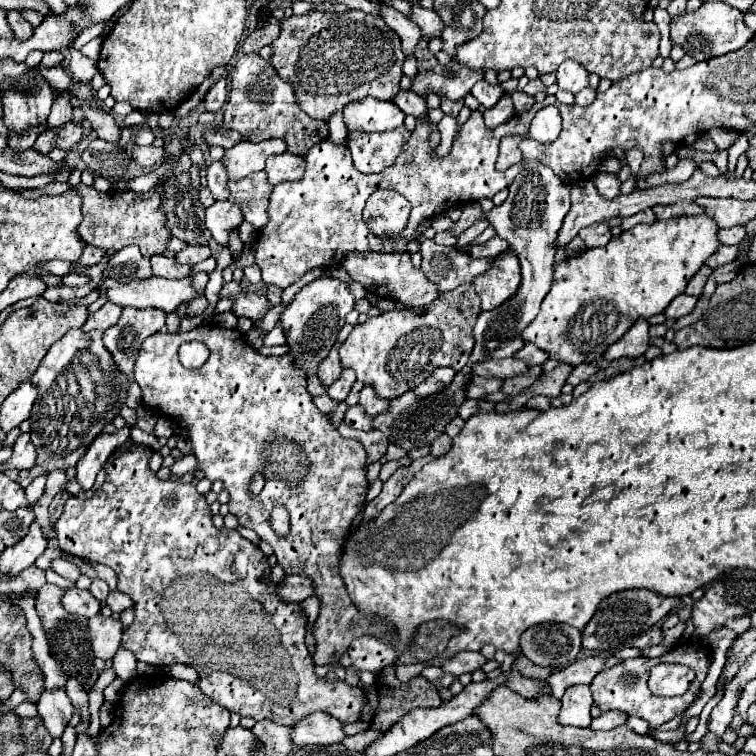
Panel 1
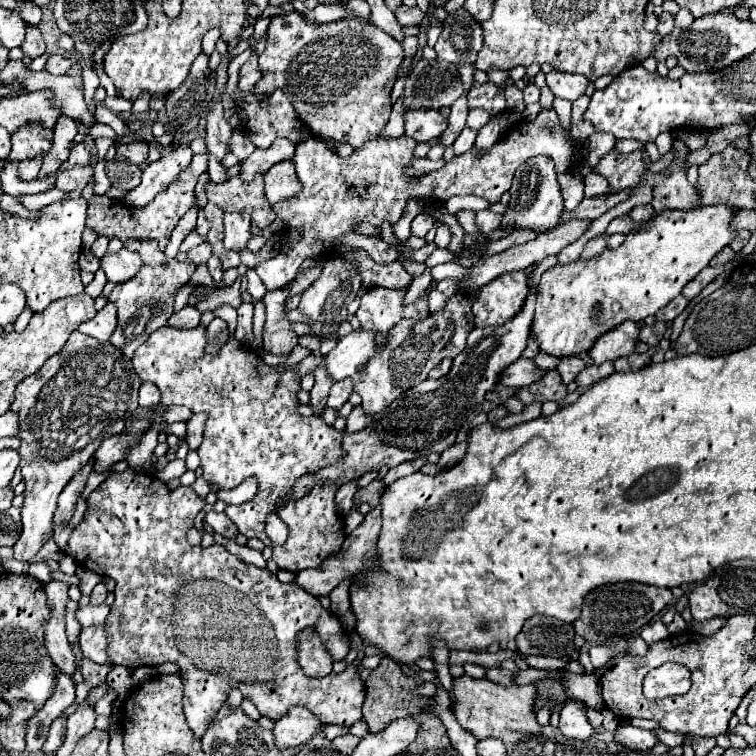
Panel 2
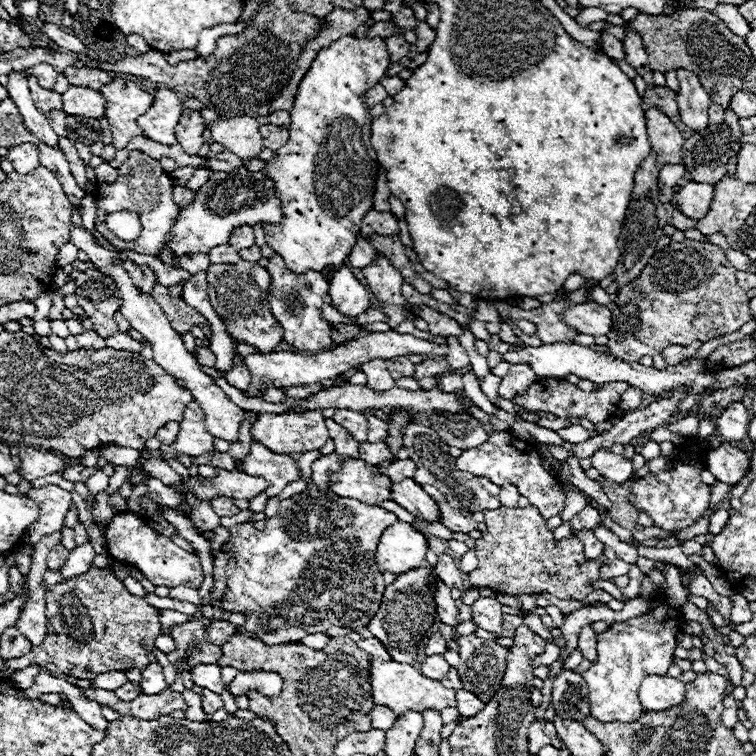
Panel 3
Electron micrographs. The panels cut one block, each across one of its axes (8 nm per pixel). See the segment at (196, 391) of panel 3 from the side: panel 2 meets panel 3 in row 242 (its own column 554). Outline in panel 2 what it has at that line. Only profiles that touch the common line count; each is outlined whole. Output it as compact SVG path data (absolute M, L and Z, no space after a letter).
M550 72L546 74L546 84L556 98L574 102L586 92L588 80L582 74L568 74L568 72Z

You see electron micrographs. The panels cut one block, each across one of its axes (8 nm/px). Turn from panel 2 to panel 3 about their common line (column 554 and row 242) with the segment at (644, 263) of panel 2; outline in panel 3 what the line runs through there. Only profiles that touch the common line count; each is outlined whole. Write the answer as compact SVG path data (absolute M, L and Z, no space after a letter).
M344 36L330 46L322 48L306 72L302 84L298 86L294 106L290 110L290 138L278 148L276 156L266 162L262 174L274 182L274 192L282 206L282 222L264 226L266 244L284 258L286 266L296 272L324 268L338 270L342 262L346 262L350 250L356 244L356 234L360 230L360 222L366 212L372 208L376 174L380 170L376 152L370 144L370 122L368 106L364 102L364 94L380 82L390 66L390 54L386 52L386 44L382 38L354 38Z

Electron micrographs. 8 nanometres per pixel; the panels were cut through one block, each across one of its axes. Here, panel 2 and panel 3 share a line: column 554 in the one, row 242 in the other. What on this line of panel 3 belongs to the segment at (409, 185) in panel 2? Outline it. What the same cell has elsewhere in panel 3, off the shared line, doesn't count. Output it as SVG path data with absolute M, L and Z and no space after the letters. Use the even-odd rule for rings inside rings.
M132 150L130 156L126 158L126 162L118 168L118 178L112 184L96 184L94 190L94 200L96 200L96 208L98 208L98 218L96 218L96 229L114 244L114 246L124 246L130 248L138 254L150 254L154 256L164 240L168 238L174 220L180 212L180 206L172 200L172 180L168 176L168 172L160 166L158 160L150 158L148 154L140 152L140 150ZM112 212L134 212L140 218L140 236L132 242L120 240L105 226L104 220L108 214Z

